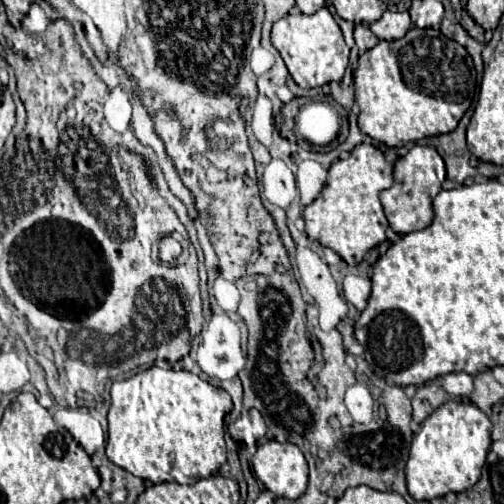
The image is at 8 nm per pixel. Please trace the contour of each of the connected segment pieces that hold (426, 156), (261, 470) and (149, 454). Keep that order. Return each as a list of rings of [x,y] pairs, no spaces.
[[[414,145],[413,149],[395,163],[395,183],[381,193],[381,205],[391,229],[399,235],[425,229],[433,221],[433,198],[441,191],[446,179],[446,167],[437,150],[427,145]]]
[[[263,443],[253,455],[251,465],[257,479],[277,497],[299,499],[307,491],[307,461],[293,443]]]
[[[156,360],[147,371],[141,371],[129,379],[115,381],[111,385],[111,407],[109,407],[109,439],[107,457],[117,467],[153,483],[195,483],[211,477],[225,463],[225,415],[233,403],[227,391],[213,387],[189,371],[173,371],[173,365],[166,360]]]

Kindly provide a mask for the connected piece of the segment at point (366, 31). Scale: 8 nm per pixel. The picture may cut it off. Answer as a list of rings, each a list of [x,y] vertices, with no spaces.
[[[355,25],[355,43],[360,53],[364,53],[367,49],[375,47],[379,43],[379,39],[373,35],[373,31],[365,25]]]

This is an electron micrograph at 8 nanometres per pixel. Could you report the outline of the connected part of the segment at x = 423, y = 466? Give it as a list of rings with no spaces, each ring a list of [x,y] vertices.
[[[447,401],[435,409],[423,423],[411,443],[409,461],[405,465],[409,495],[417,501],[431,501],[447,493],[471,489],[479,477],[491,447],[491,421],[471,403]]]

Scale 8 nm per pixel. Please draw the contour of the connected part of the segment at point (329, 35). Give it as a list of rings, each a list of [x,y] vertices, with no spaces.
[[[297,7],[273,25],[271,43],[281,53],[291,77],[303,89],[321,87],[331,81],[341,81],[349,63],[349,47],[343,41],[341,27],[333,19],[327,7],[313,15],[303,15]]]

